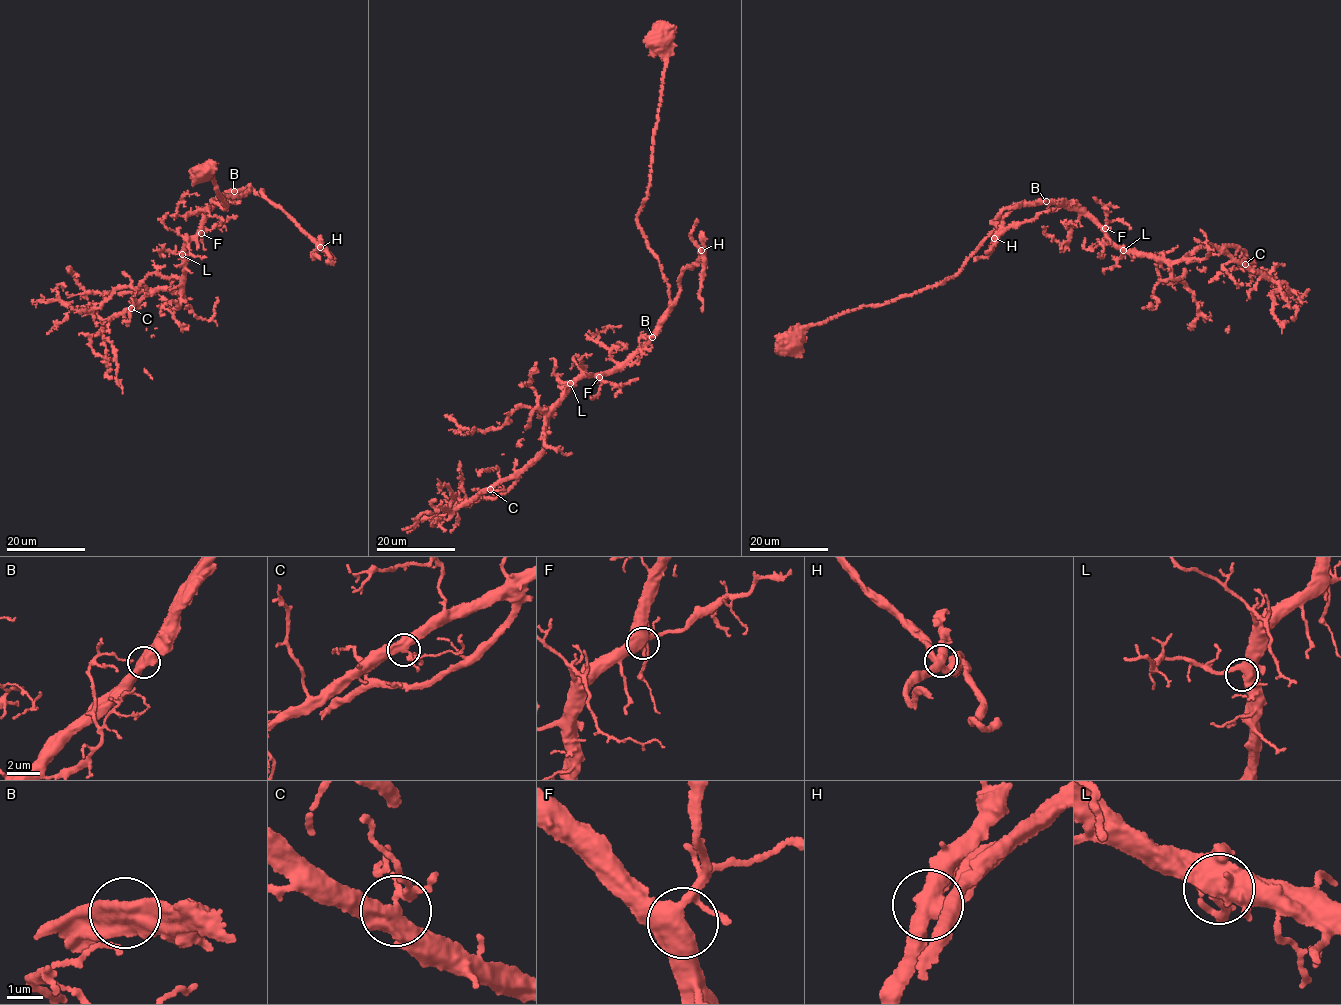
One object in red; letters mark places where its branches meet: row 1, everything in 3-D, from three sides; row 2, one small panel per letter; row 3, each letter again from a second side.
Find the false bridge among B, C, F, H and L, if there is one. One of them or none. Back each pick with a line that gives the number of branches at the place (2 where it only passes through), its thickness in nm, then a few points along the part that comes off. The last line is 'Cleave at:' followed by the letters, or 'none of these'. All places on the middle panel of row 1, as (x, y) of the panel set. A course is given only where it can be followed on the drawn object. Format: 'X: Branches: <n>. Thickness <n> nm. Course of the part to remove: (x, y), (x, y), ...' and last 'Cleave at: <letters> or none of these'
H: Branches: 4. Thickness 500 nm. Course of the part to remove: (701, 250), (690, 235), (697, 218)
Cleave at: H

